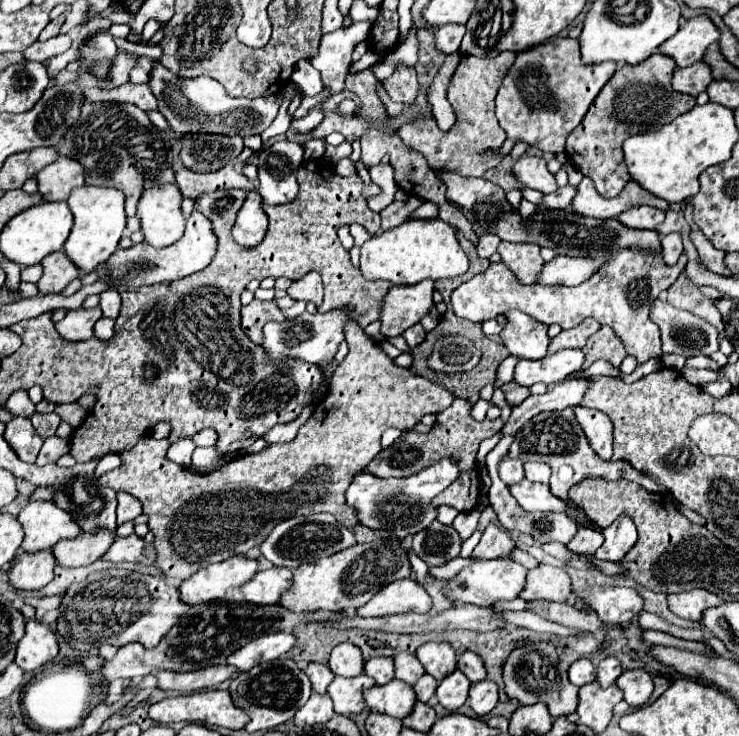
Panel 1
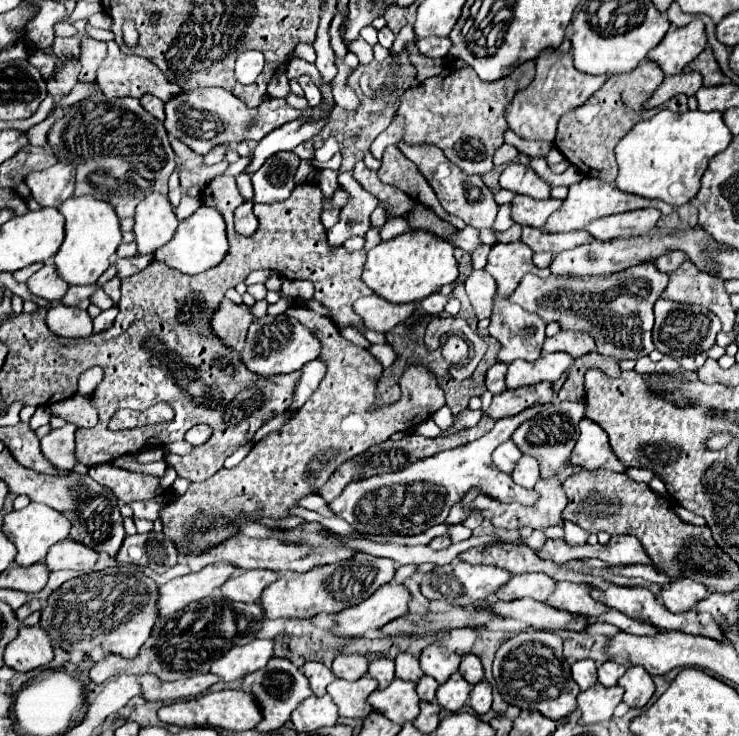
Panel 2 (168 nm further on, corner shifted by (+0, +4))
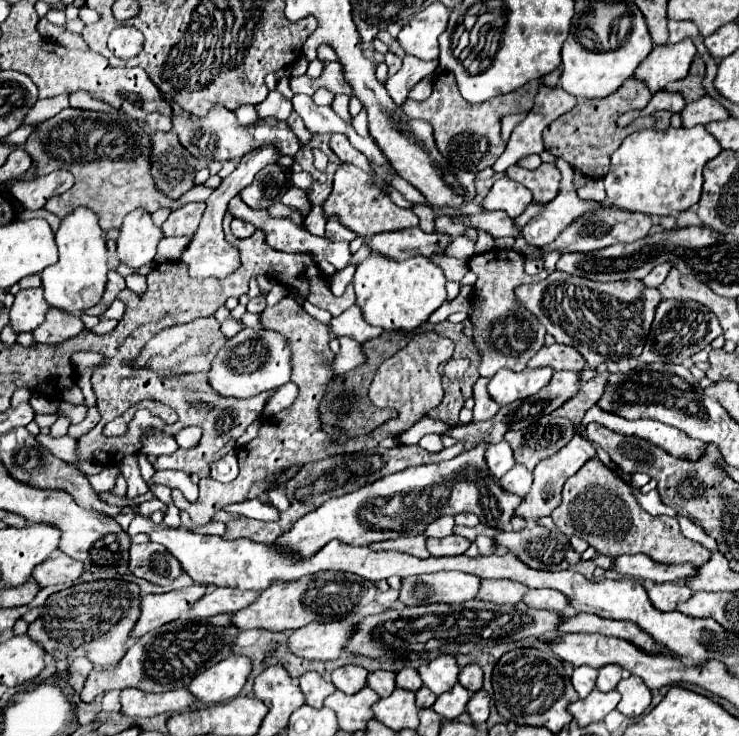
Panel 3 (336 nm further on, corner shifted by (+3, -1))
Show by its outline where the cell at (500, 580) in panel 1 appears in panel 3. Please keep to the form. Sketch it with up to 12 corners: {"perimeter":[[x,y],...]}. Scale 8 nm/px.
{"perimeter":[[462,571],[402,579],[404,605],[464,603],[482,579]]}

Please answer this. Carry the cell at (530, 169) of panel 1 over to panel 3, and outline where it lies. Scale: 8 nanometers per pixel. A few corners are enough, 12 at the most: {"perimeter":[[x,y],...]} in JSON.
{"perimeter":[[500,177],[482,207],[518,217],[532,193],[510,177]]}

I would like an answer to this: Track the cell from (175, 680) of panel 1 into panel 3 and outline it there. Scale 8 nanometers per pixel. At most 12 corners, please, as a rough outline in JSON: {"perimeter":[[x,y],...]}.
{"perimeter":[[122,689],[122,713],[178,713],[196,697],[188,689],[146,693]]}

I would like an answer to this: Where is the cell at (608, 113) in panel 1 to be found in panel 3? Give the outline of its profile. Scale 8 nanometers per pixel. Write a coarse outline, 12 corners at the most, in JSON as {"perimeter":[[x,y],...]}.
{"perimeter":[[630,77],[616,93],[580,99],[544,129],[544,145],[588,179],[638,129],[670,127],[670,111],[616,121],[650,101]]}

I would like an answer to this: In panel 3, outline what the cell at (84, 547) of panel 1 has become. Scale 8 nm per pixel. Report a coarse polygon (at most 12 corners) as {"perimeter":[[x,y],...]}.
{"perimeter":[[60,551],[32,577],[40,587],[74,581],[84,565]]}

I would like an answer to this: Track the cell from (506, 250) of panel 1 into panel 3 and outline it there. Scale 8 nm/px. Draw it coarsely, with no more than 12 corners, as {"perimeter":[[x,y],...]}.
{"perimeter":[[512,249],[474,255],[480,301],[470,319],[478,369],[524,371],[544,325],[514,301],[524,271]]}

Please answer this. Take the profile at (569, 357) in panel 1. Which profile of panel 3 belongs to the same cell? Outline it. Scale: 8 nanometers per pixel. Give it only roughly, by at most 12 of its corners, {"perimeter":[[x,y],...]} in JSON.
{"perimeter":[[552,367],[502,369],[490,379],[494,401],[508,405],[550,383]]}

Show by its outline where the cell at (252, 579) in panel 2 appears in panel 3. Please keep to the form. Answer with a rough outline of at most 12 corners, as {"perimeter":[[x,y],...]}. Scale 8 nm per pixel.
{"perimeter":[[218,587],[190,609],[190,617],[236,613],[260,597],[258,591]]}

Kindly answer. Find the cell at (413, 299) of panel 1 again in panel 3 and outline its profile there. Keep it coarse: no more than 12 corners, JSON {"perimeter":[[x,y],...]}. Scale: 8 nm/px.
{"perimeter":[[356,305],[334,317],[330,331],[366,343],[382,333]]}

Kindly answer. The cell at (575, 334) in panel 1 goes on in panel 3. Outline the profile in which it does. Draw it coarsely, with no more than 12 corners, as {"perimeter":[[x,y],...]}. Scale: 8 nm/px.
{"perimeter":[[570,345],[542,347],[528,367],[580,371],[586,359]]}

